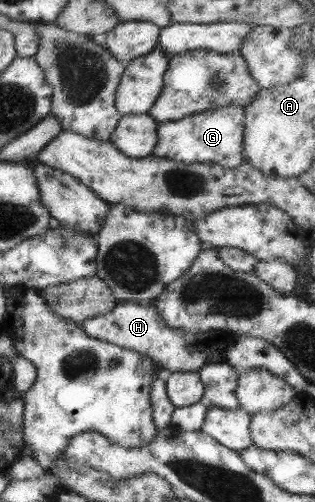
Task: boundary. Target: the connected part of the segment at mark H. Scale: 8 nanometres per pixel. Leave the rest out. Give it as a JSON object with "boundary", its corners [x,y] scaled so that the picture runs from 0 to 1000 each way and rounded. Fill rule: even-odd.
{"boundary":[[[419,602],[375,604],[362,620],[283,633],[248,643],[248,649],[292,673],[362,683],[368,689],[467,709],[483,721],[498,721],[530,745],[625,743],[644,727],[711,723],[714,701],[724,687],[740,681],[740,667],[721,655],[667,655],[587,665],[565,653],[527,649],[489,610],[457,612]]]}

